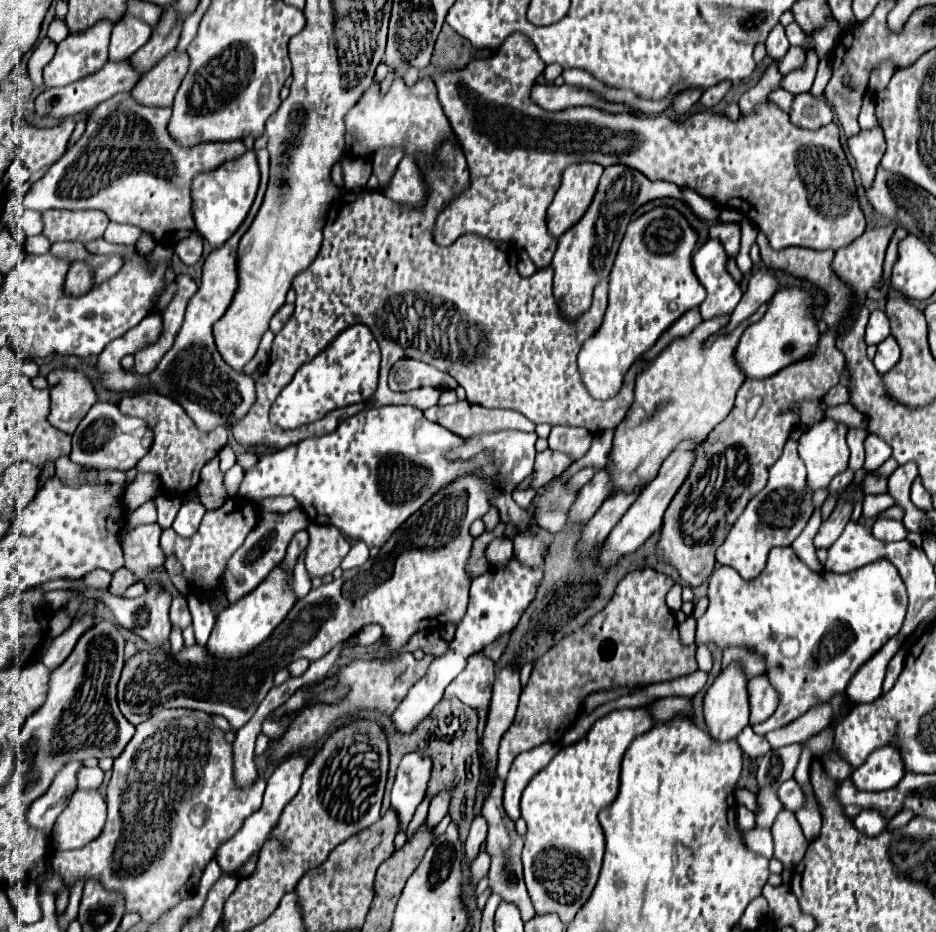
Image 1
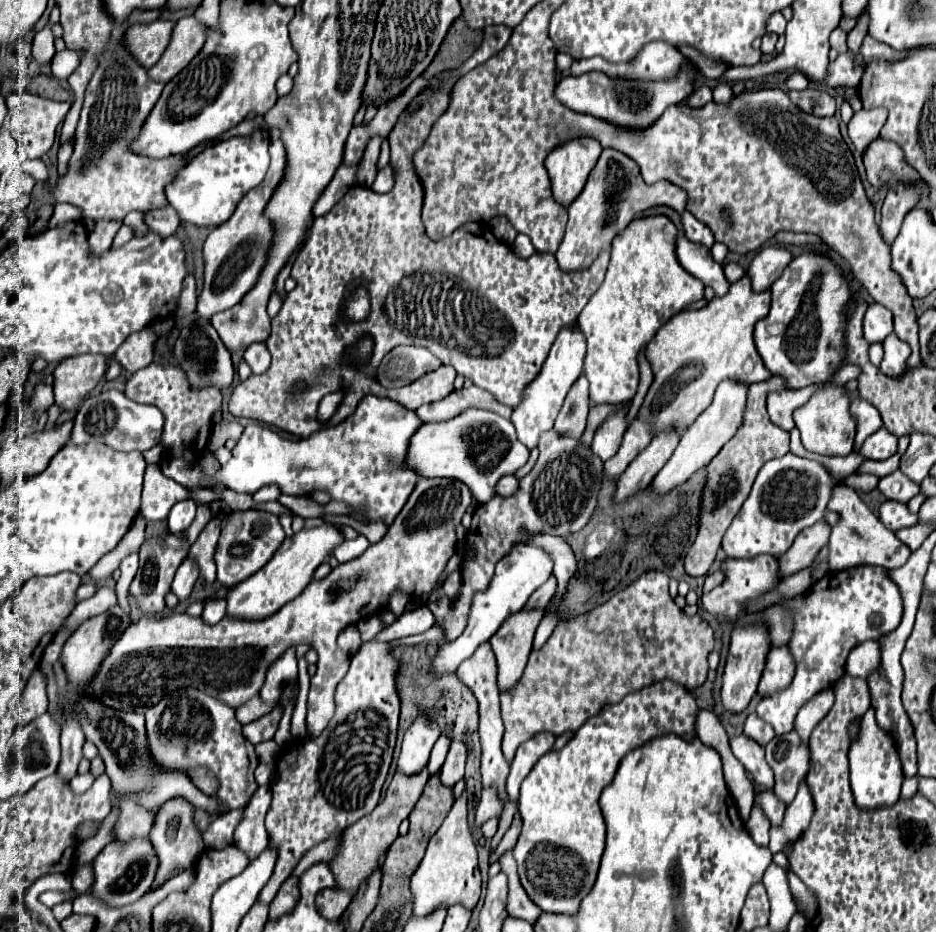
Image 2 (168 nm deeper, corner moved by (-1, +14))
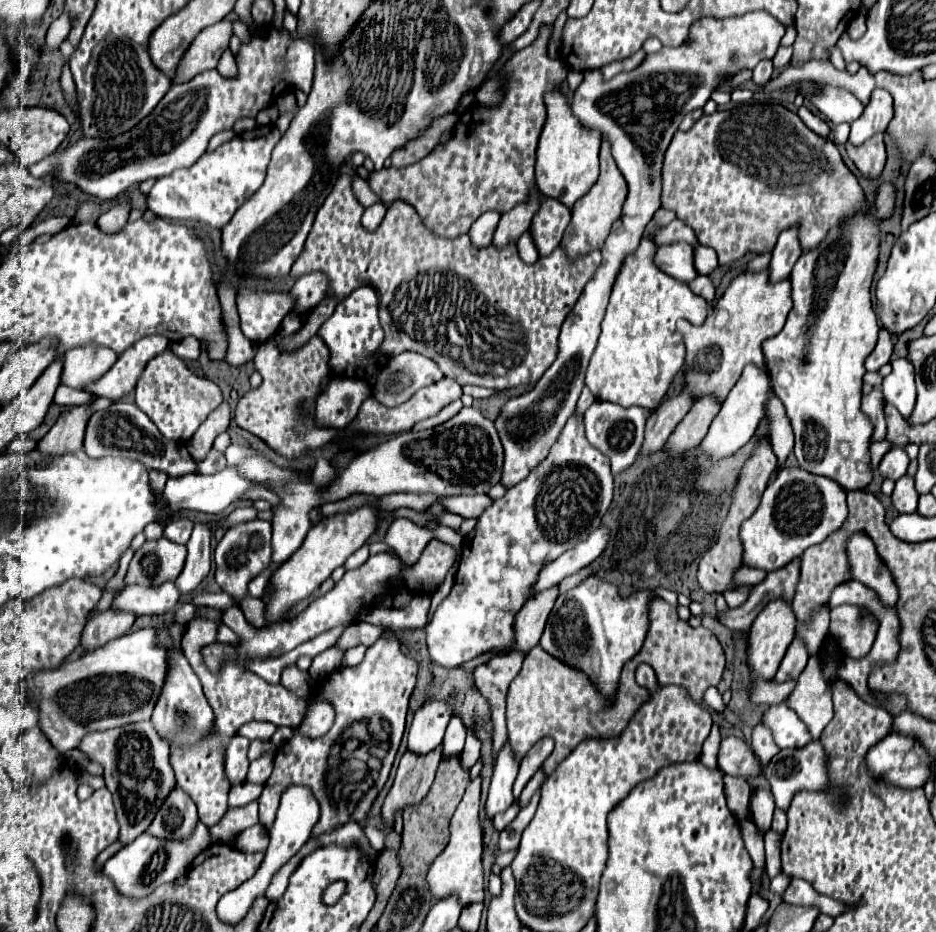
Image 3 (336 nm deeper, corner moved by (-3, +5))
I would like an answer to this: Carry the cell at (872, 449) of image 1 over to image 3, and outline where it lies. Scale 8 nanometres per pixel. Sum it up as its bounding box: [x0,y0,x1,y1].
[879,448,909,480]

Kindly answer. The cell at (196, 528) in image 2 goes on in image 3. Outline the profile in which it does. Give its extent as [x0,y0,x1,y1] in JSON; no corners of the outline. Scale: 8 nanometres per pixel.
[125,538,185,586]

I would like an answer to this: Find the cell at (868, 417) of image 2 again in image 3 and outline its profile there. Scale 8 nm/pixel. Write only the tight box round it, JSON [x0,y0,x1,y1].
[861,388,887,442]

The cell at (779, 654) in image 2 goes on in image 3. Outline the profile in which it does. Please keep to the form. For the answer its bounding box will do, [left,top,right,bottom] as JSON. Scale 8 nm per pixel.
[775,638,809,682]

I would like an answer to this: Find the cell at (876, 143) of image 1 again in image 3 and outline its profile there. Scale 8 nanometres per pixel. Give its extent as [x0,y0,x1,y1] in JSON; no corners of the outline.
[849,90,893,146]

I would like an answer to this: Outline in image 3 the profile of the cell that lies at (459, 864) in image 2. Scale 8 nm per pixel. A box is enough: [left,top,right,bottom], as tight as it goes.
[427,776,483,906]

